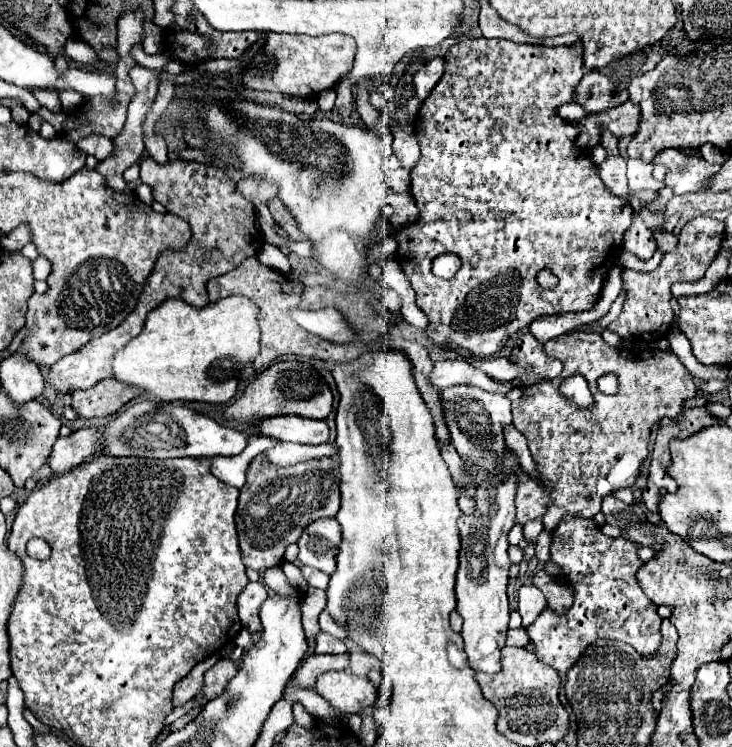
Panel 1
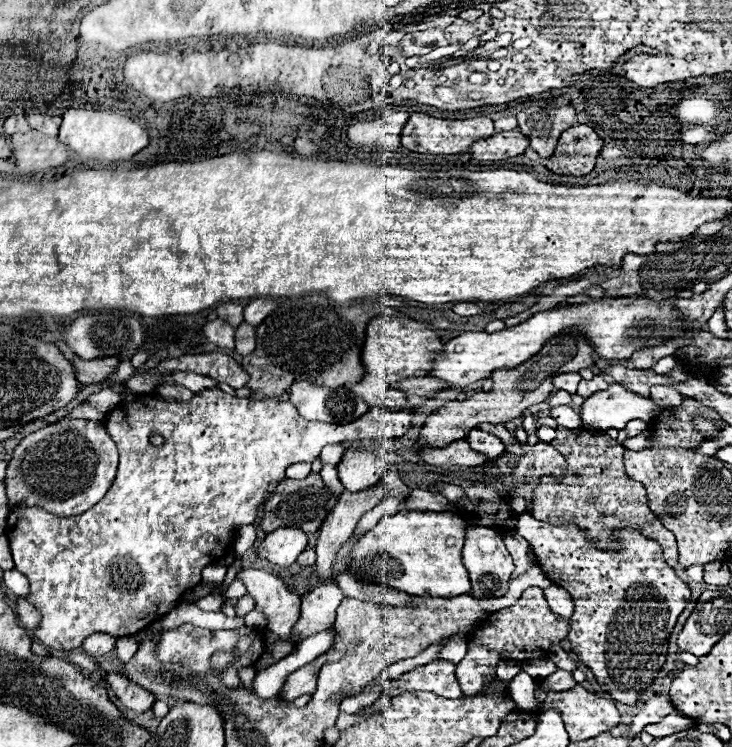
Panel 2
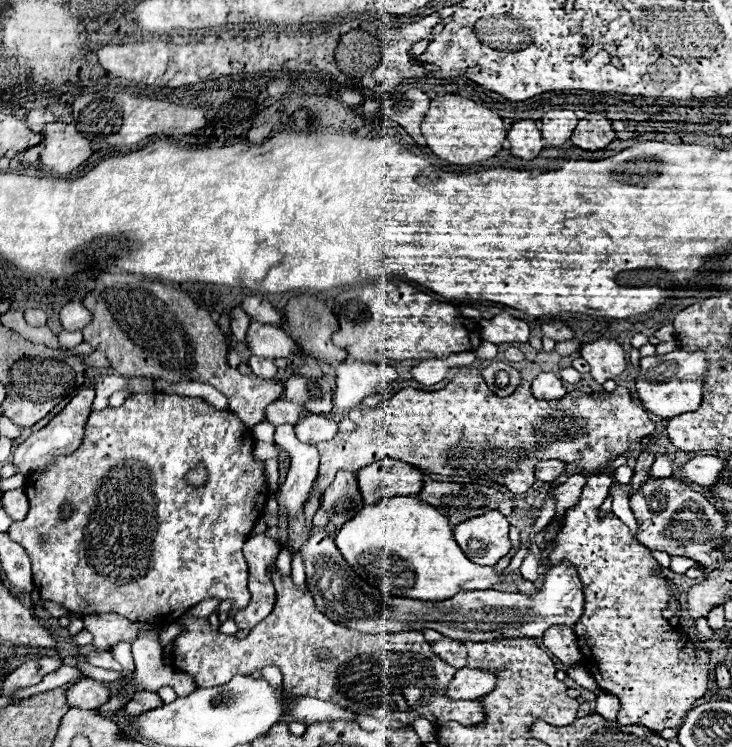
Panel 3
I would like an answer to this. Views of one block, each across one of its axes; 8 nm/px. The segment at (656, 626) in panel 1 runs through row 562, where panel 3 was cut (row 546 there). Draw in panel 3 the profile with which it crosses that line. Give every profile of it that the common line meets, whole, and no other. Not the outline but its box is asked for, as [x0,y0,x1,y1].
[550,474,710,730]

